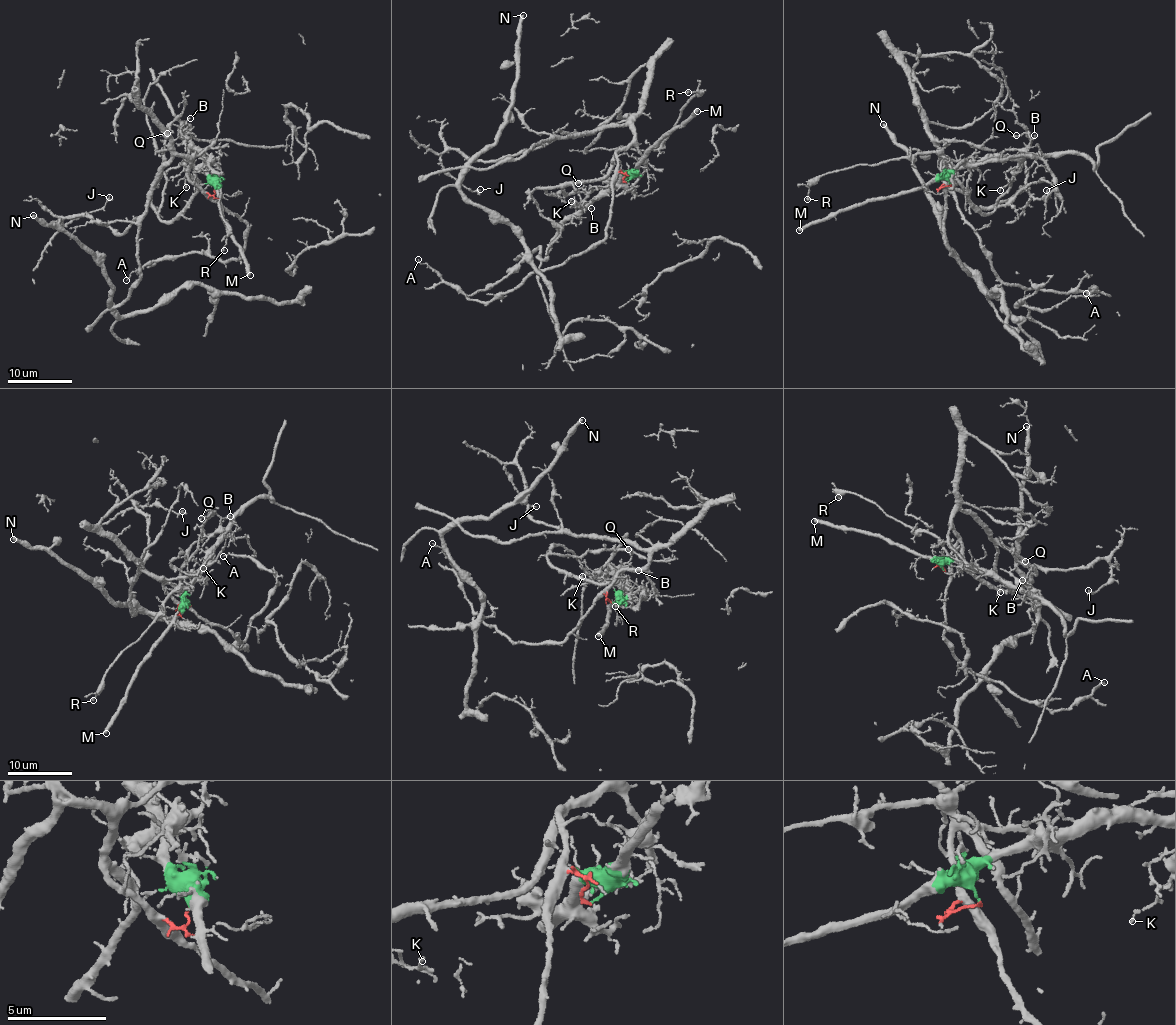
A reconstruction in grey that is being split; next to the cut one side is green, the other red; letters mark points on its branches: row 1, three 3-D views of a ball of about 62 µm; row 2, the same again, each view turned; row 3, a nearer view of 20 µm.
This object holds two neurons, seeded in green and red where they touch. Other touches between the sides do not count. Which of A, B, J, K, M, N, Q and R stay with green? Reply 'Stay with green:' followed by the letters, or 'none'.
Stay with green: B, K, M, R

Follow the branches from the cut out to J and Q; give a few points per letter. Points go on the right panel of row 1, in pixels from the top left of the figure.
J: (951, 185), (941, 186), (941, 149), (928, 130), (945, 182), (979, 207), (1024, 186), (1043, 200), (1047, 189)
Q: (951, 185), (941, 186), (944, 161), (976, 209), (995, 209), (1030, 144), (1016, 135)

